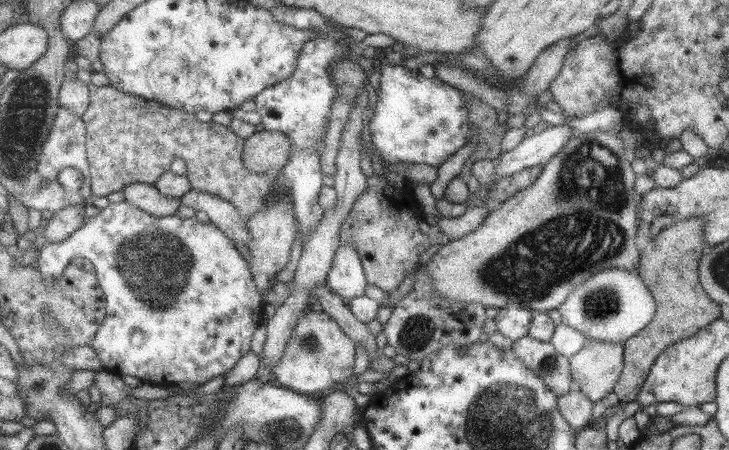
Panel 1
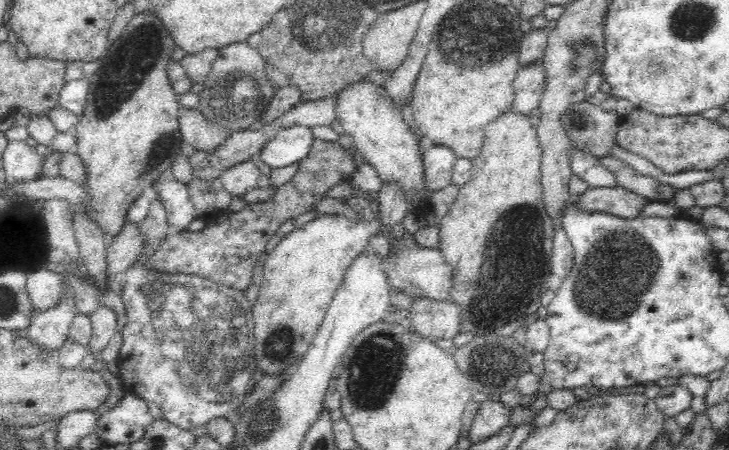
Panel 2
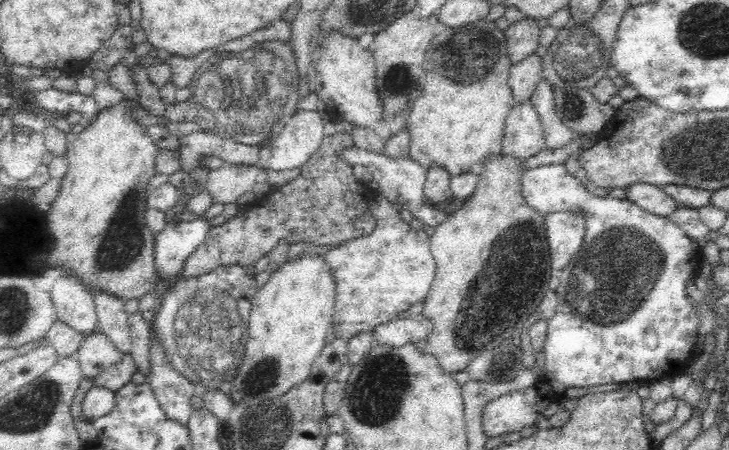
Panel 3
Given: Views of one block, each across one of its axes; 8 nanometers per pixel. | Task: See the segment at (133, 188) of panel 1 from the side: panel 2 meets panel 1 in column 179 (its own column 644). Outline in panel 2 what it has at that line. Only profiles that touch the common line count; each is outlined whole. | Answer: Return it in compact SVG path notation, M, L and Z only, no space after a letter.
M588 187L584 193L576 196L575 208L588 213L607 213L620 218L634 218L638 210L646 203L644 197L638 196L625 188Z

